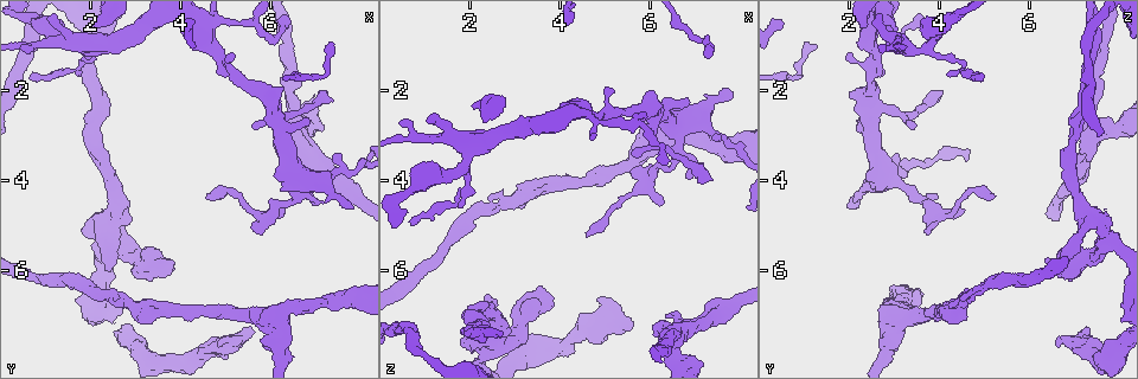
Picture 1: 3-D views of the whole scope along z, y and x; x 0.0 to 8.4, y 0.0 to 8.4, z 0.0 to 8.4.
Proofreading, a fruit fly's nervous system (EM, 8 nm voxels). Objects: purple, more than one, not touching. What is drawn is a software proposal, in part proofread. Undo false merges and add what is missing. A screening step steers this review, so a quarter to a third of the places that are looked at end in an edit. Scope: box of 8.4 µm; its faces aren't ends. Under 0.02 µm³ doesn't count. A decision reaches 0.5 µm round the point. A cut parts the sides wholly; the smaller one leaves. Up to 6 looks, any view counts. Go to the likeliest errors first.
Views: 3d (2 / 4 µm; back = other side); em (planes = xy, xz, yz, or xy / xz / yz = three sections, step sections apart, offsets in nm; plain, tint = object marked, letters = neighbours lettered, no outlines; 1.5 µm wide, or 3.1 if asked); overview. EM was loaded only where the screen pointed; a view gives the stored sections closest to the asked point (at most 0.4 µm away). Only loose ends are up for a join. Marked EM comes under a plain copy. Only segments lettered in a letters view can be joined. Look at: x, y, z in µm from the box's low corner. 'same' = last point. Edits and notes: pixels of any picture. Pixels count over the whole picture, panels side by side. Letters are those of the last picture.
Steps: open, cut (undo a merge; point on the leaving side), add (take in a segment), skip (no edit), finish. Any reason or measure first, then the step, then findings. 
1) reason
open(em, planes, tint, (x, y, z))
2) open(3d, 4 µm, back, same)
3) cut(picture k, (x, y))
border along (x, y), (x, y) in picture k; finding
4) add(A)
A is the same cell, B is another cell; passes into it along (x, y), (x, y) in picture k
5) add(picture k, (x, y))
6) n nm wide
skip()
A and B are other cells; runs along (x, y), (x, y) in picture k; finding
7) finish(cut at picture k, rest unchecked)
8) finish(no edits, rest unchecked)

open(em, yz, step 8, tint, (5.35, 7.30, 7.25))

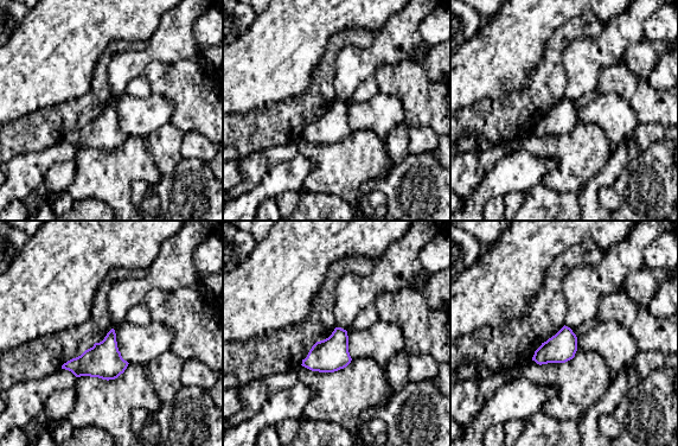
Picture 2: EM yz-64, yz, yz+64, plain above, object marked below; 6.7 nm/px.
another direction
open(em, planes, letters, same)

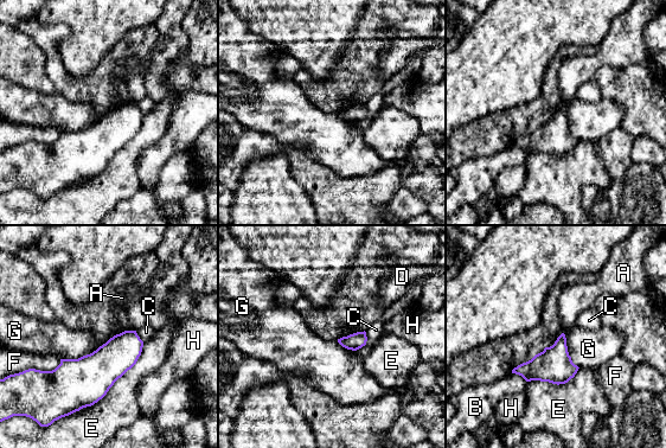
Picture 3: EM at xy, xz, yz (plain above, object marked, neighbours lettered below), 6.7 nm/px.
skip()
A, B, C, D, E, F, G and H are other cells; border along (100, 346), (77, 358), (61, 359) in picture 3; no lettered segment goes on from it

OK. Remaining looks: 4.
open(em, xz, step 4, tint, (2.45, 5.95, 6.55))

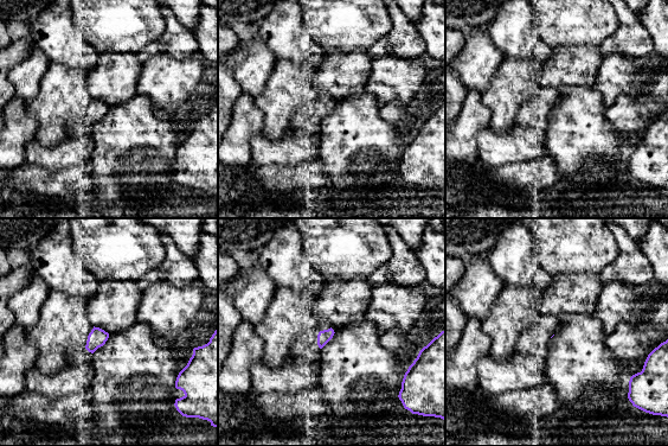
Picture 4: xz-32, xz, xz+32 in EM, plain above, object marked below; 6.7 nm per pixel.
another direction
open(em, xy, step 4, letters, same)

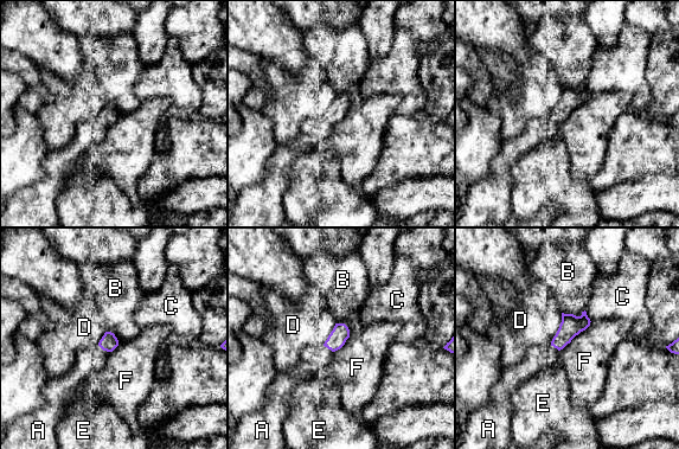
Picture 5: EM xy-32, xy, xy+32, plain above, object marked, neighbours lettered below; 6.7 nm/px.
add(A)
A is the same cell, B, C, D, E and F are other cells; it goes on there

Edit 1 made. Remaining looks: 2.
finish(add at picture 5, rest unchecked)

